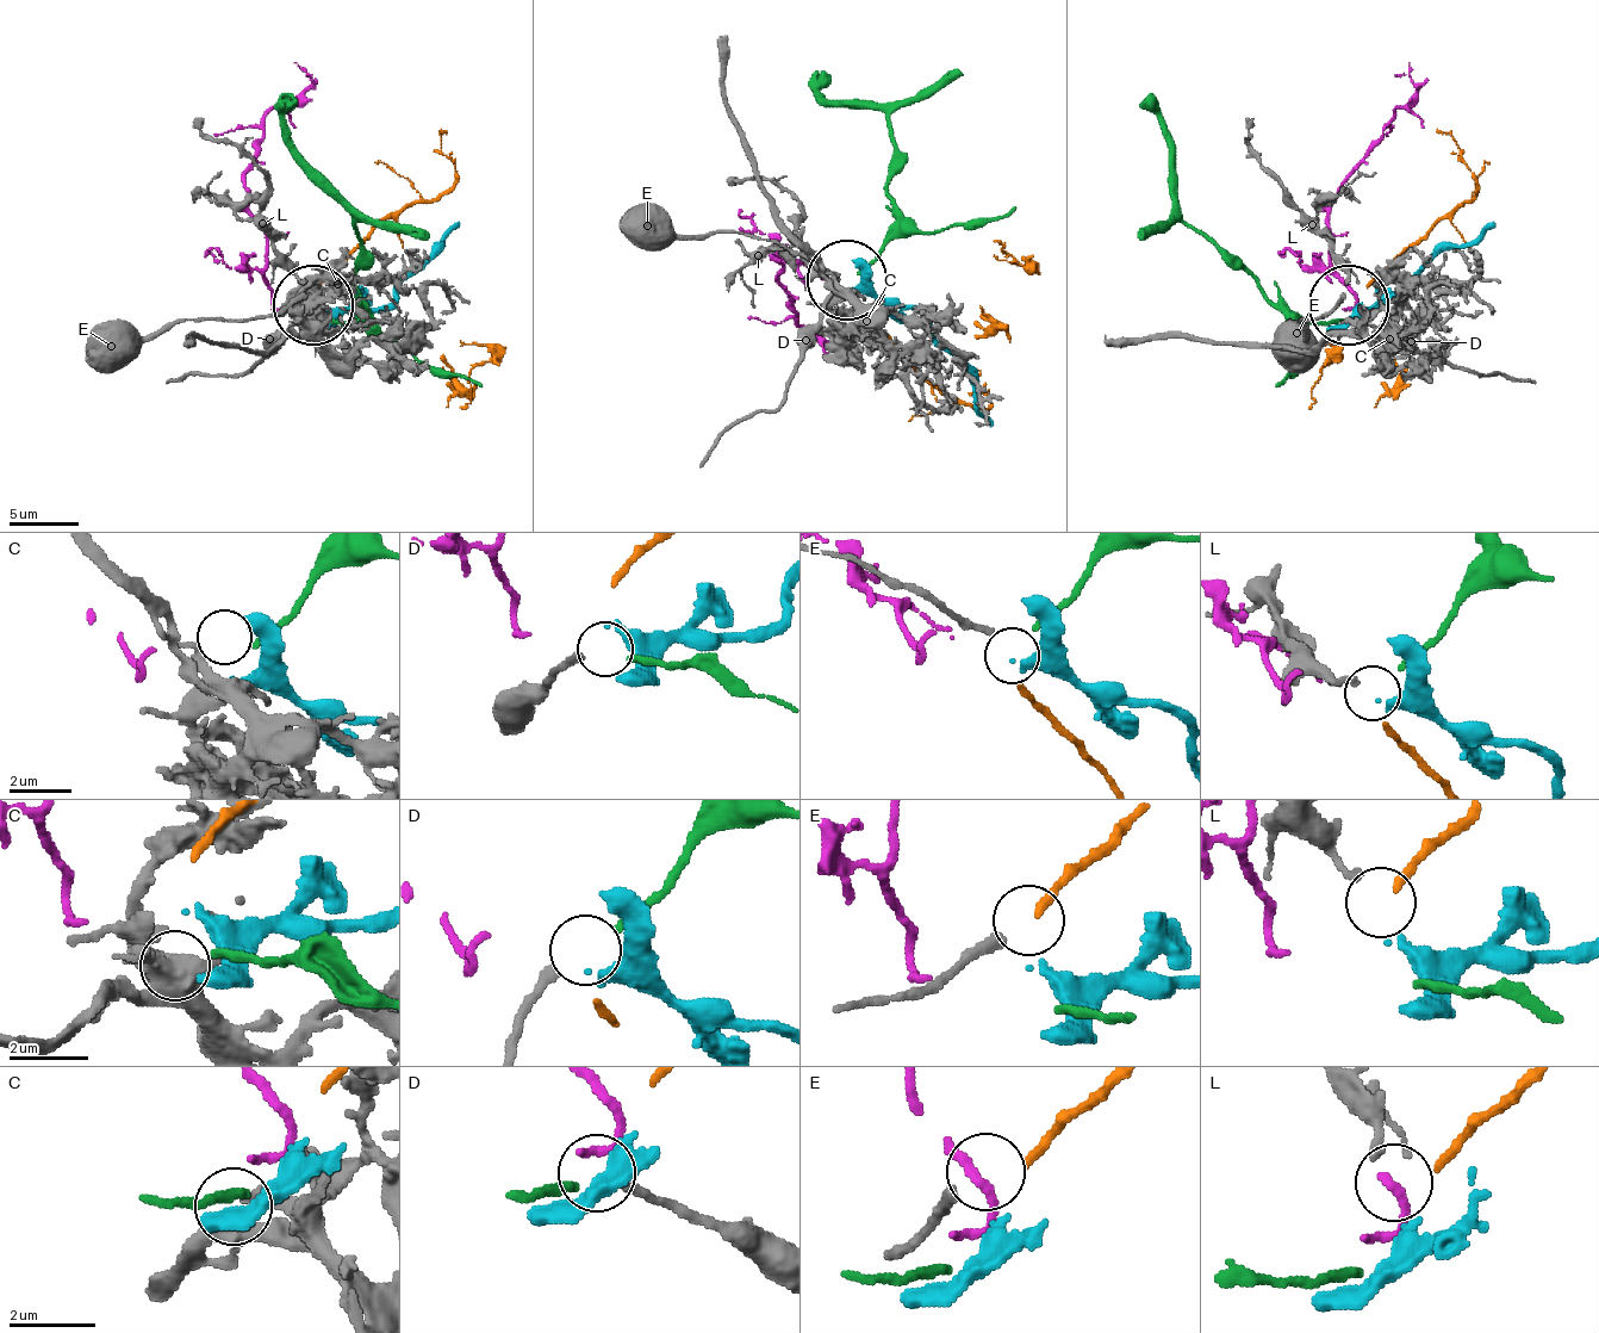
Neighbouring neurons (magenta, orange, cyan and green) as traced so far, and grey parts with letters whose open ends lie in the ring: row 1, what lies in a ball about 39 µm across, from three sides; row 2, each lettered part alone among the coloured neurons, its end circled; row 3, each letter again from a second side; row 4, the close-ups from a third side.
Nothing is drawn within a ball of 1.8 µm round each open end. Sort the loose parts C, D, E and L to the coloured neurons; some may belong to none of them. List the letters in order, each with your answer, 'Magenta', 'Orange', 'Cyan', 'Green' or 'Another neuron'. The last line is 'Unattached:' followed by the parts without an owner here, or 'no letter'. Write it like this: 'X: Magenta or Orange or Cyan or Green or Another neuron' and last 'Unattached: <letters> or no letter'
C: Cyan
D: Green
E: Another neuron
L: Another neuron
Unattached: E, L

